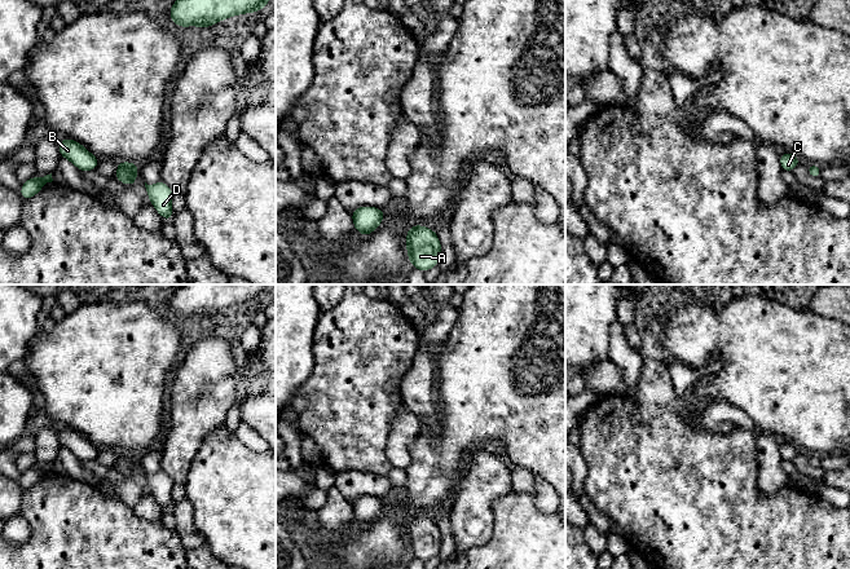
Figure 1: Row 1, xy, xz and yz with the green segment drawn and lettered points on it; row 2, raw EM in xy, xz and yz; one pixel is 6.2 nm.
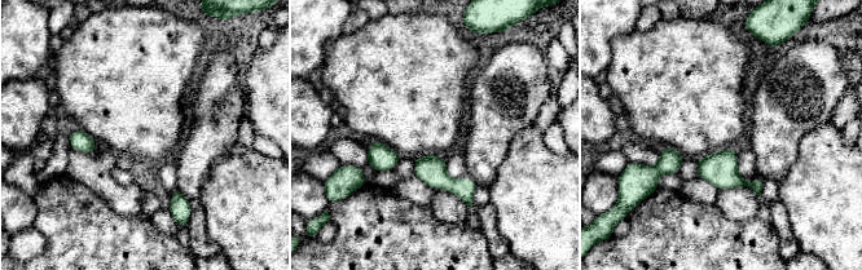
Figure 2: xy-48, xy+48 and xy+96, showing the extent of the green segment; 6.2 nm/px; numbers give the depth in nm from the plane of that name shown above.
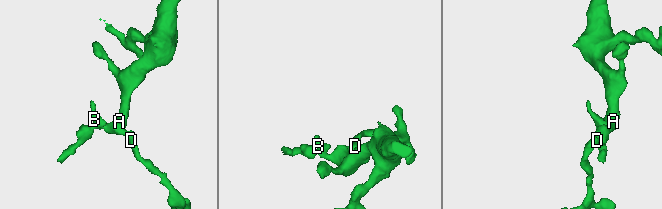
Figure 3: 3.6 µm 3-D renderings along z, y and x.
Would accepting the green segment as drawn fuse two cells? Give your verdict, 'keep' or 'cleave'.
keep

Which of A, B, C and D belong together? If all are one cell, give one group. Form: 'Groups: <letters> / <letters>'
Groups: A B C D

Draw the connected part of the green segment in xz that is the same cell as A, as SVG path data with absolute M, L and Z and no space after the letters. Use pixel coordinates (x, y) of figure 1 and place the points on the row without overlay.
M420 513L413 515L405 526L405 533L408 548L415 559L424 563L439 555L441 533L435 520Z

